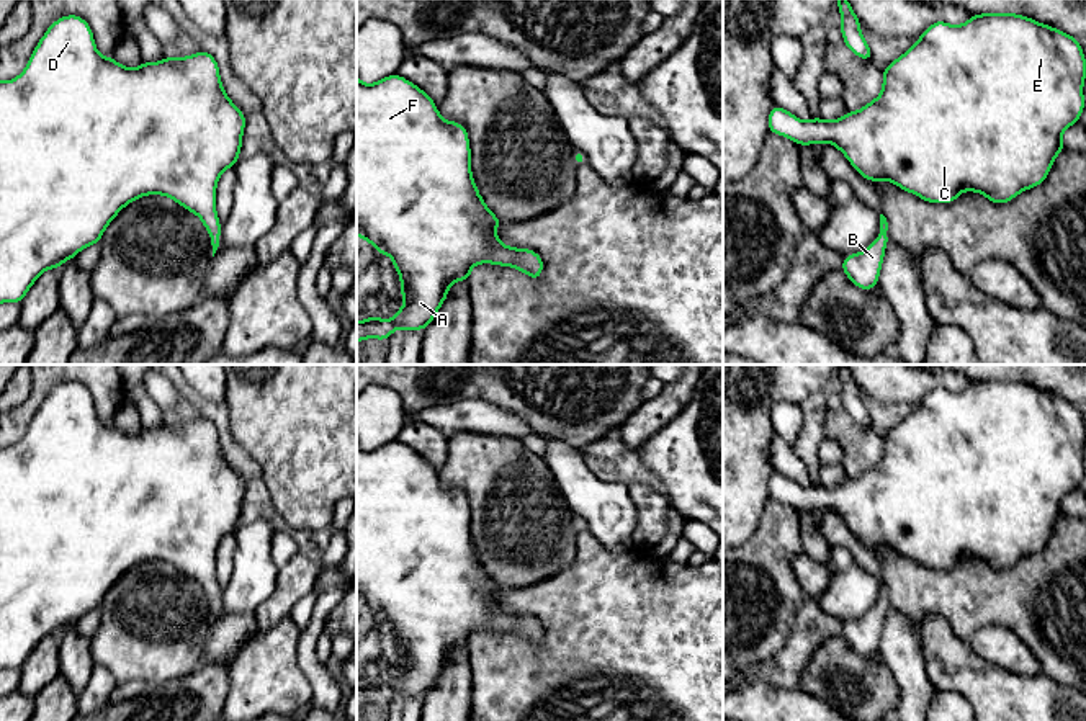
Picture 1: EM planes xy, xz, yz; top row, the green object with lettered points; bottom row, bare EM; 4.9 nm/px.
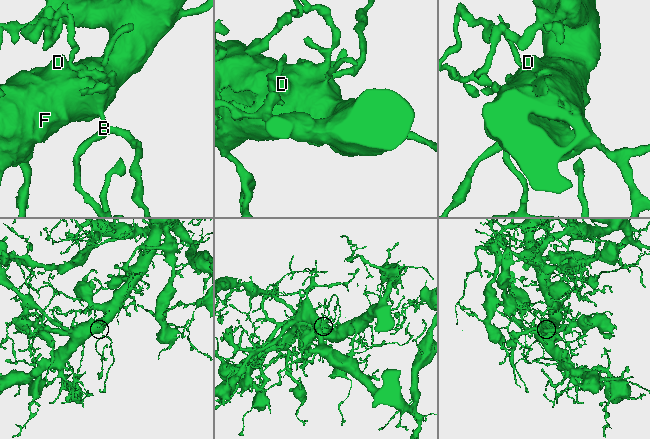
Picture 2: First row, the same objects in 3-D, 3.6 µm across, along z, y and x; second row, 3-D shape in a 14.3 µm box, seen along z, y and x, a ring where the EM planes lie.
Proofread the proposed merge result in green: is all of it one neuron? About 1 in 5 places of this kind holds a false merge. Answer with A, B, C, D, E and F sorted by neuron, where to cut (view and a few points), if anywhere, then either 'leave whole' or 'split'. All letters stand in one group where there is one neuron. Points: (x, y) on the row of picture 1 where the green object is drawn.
groups A B C D E F; cut none; leave whole

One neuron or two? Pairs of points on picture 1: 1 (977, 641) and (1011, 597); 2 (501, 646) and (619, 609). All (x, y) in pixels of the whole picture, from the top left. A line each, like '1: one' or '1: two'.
1: two
2: one

